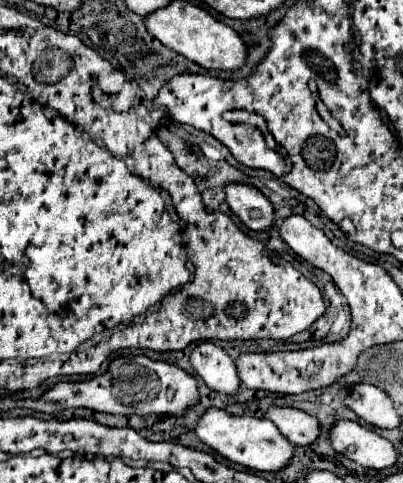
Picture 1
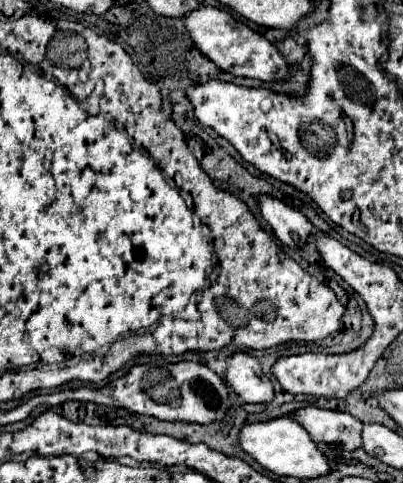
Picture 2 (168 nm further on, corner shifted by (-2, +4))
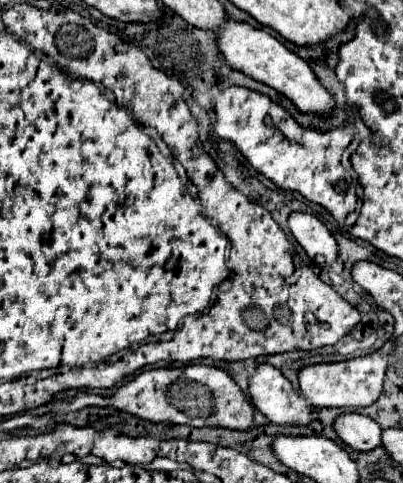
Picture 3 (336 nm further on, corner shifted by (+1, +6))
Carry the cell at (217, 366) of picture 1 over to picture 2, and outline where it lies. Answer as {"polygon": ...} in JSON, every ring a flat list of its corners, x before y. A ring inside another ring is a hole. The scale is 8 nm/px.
{"polygon":[[233,353,227,357,225,369,227,387,245,399,245,403,267,403,273,399,271,377,265,375,255,357,247,353]]}

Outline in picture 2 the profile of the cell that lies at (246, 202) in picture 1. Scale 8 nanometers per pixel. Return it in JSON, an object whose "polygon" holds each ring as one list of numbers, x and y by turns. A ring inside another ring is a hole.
{"polygon":[[257,195,255,199,261,211,261,219,281,243,289,247,299,247,309,241,307,235,311,235,313,225,297,209,285,205,271,195]]}

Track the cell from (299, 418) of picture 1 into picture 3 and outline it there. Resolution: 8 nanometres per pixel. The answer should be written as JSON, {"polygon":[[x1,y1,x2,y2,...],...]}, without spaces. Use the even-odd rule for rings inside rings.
{"polygon":[[344,413,334,423,336,433,356,451,372,451,382,445,382,427,366,415]]}

